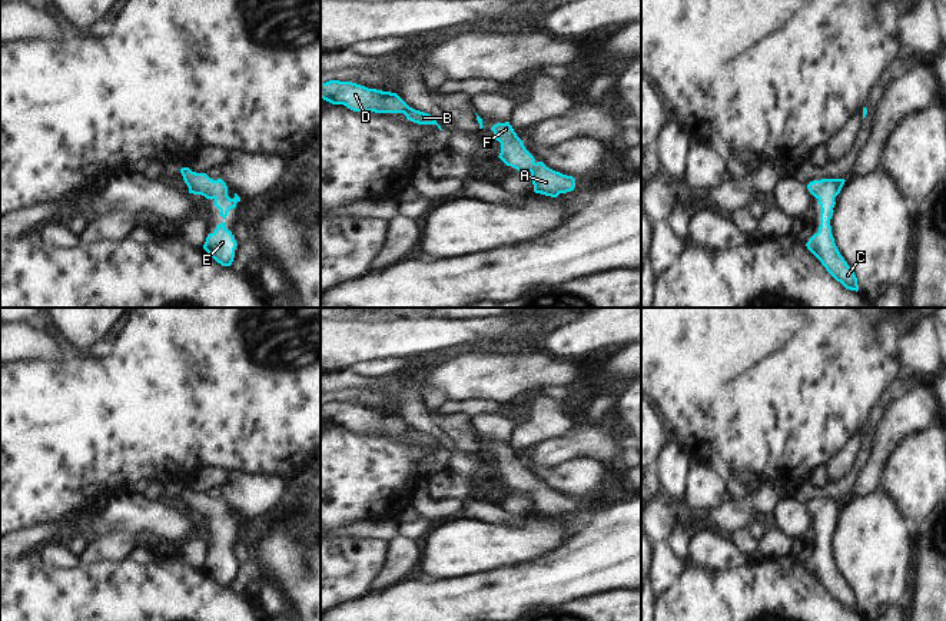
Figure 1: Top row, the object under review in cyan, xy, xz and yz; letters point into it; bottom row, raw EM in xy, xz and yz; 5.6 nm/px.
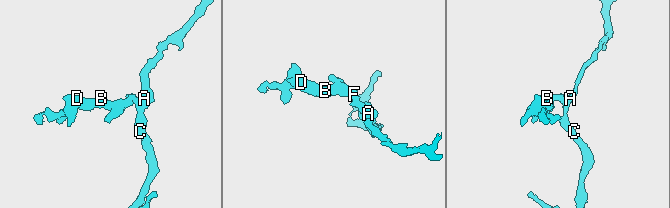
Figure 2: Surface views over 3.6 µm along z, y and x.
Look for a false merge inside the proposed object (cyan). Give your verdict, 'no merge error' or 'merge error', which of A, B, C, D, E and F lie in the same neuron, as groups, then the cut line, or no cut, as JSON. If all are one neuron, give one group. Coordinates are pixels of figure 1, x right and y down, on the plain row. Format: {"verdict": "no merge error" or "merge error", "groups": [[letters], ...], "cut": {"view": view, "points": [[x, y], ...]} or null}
{"verdict": "no merge error", "groups": [["A", "B", "C", "D", "E", "F"]], "cut": null}

